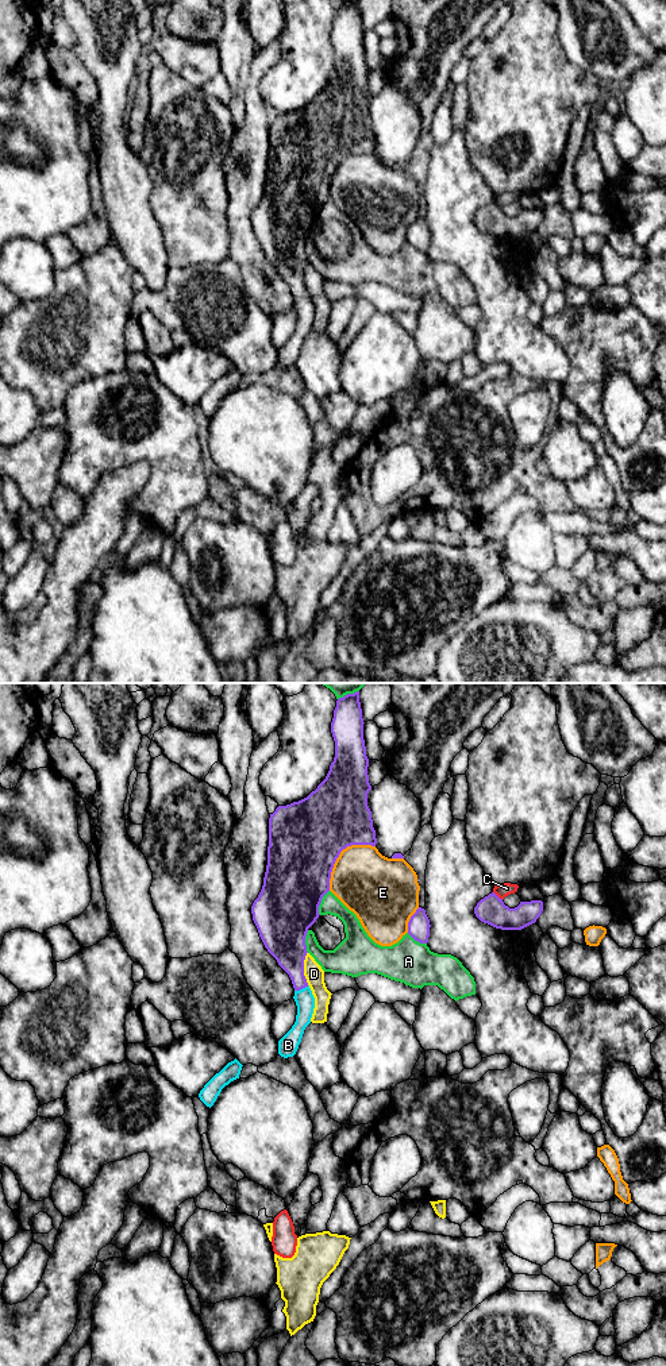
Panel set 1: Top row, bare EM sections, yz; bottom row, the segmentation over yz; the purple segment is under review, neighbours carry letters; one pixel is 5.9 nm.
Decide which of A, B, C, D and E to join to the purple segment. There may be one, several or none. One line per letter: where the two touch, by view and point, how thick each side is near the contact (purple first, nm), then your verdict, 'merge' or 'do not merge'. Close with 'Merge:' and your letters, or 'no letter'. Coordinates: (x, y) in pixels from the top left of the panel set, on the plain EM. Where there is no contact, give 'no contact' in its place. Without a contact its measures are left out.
A: meets purple in yz at (320, 211); 380 nm thick on the purple side, 110 nm on the other; do not merge
B: meets purple in yz at (301, 297); 200 nm thick on the purple side, 120 nm on the other; merge
C: meets purple in yz at (496, 204); 170 nm thick on the purple side, 80 nm on the other; do not merge
D: meets purple in yz at (303, 277); 280 nm thick on the purple side, 120 nm on the other; do not merge
E: meets purple in yz at (339, 162); 440 nm thick on the purple side, 380 nm on the other; do not merge
Merge: B

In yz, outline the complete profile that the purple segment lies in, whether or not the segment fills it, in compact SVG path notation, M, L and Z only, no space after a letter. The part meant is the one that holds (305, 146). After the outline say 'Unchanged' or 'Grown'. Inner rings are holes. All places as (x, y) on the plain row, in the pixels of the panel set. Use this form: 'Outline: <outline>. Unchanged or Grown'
Outline: M359 0L339 7L331 31L335 66L326 88L307 107L278 115L269 127L267 174L251 223L265 256L289 283L294 297L296 331L278 350L278 363L284 367L296 363L313 323L315 306L304 285L304 269L308 262L305 246L320 224L319 215L330 200L334 173L347 155L377 153L372 120L367 115L372 94L367 84L369 67L363 32Z. Grown

